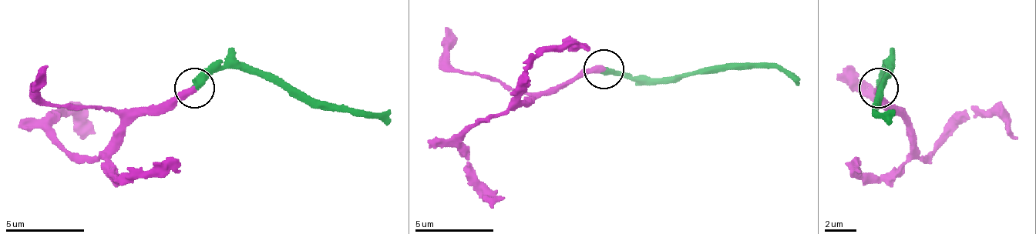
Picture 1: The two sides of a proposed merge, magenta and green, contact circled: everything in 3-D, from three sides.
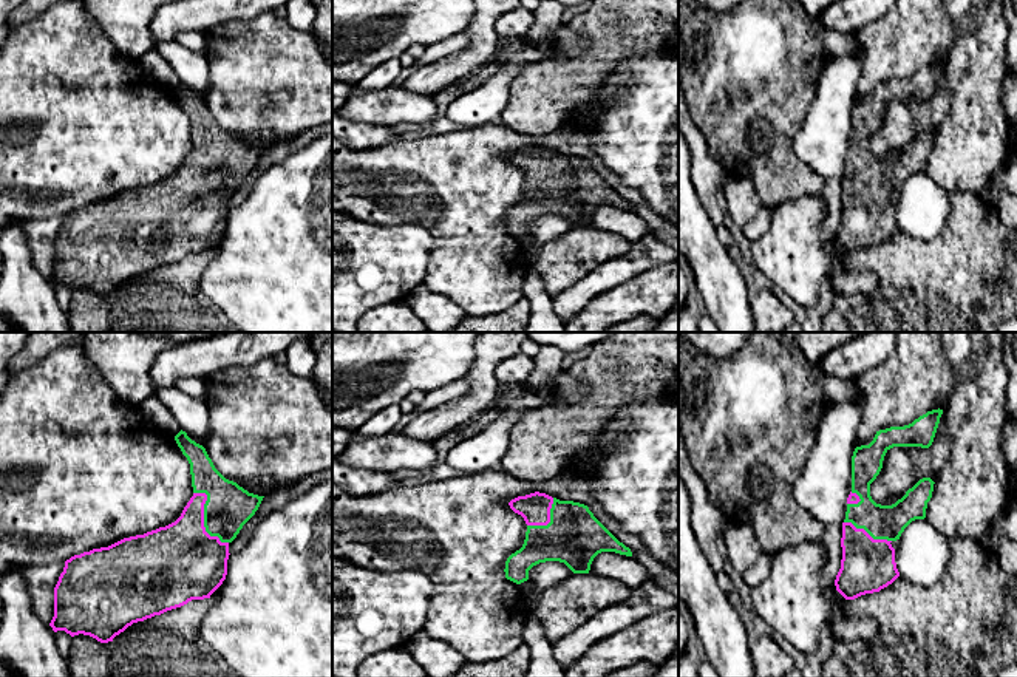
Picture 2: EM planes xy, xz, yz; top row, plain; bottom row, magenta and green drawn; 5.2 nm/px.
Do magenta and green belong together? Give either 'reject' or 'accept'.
accept

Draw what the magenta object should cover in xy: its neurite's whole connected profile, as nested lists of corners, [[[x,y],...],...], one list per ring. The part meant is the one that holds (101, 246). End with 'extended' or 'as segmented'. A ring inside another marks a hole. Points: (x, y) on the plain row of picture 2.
[[[181,83],[175,94],[190,117],[193,141],[193,150],[181,170],[165,181],[124,192],[108,201],[93,202],[66,213],[54,241],[54,270],[49,277],[54,286],[65,284],[71,291],[83,287],[108,297],[133,277],[181,261],[192,253],[210,252],[226,233],[229,198],[255,168],[264,150],[249,147],[236,136],[226,133],[215,122],[206,102],[192,94],[185,85]]]; extended

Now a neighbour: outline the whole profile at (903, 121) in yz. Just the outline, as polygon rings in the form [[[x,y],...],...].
[[[941,68],[929,102],[893,100],[887,104],[883,122],[870,138],[870,150],[876,158],[892,159],[901,153],[920,133],[934,136],[951,110],[951,90]]]

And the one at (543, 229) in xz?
[[[546,215],[533,219],[529,224],[529,233],[518,238],[518,241],[530,261],[546,243],[567,233],[572,229],[573,226],[564,216]]]

